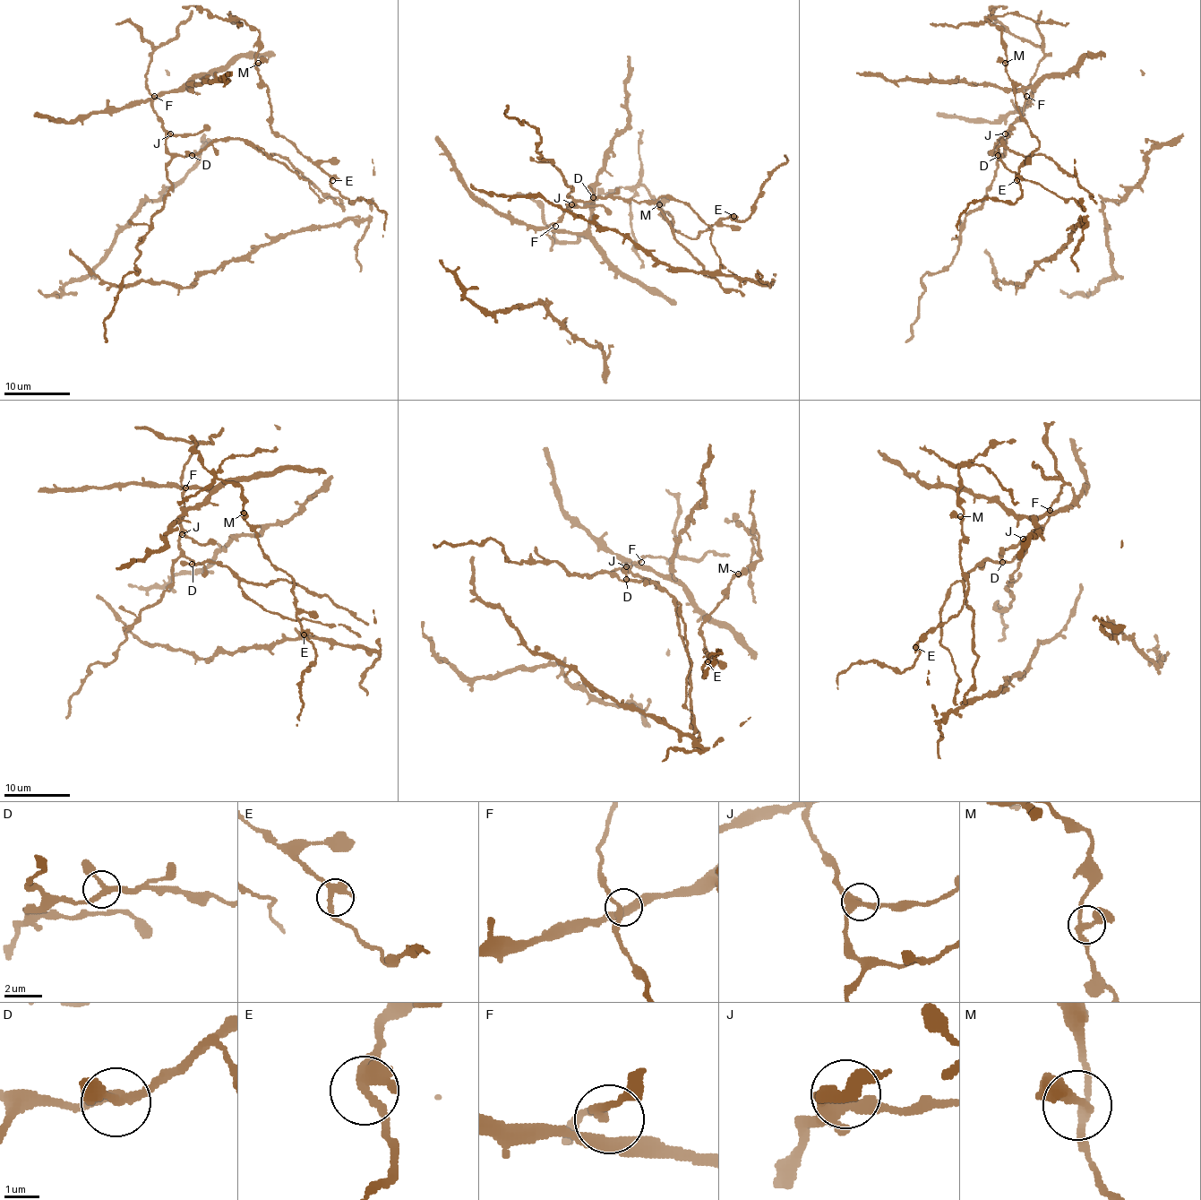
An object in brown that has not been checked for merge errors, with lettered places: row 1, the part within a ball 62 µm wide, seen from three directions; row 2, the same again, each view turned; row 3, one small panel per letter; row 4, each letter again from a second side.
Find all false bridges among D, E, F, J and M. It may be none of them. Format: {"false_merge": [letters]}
{"false_merge": []}

